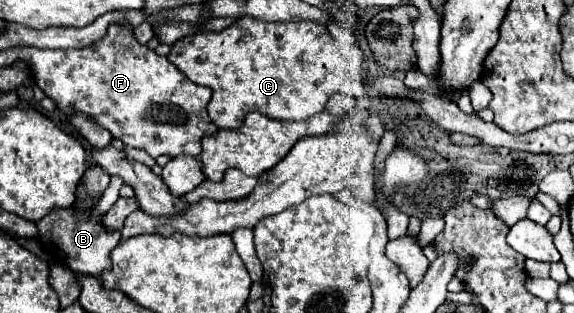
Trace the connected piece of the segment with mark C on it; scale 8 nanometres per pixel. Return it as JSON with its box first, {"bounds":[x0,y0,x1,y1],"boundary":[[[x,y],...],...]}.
{"bounds":[168,18,342,128],"boundary":[[[238,18],[220,32],[190,34],[174,42],[168,54],[192,82],[210,86],[212,98],[208,114],[218,128],[238,128],[248,112],[268,114],[274,120],[306,120],[324,110],[326,100],[340,90],[342,84],[342,60],[336,52],[336,42],[324,24],[312,20],[300,22],[262,22],[256,18]]]}

